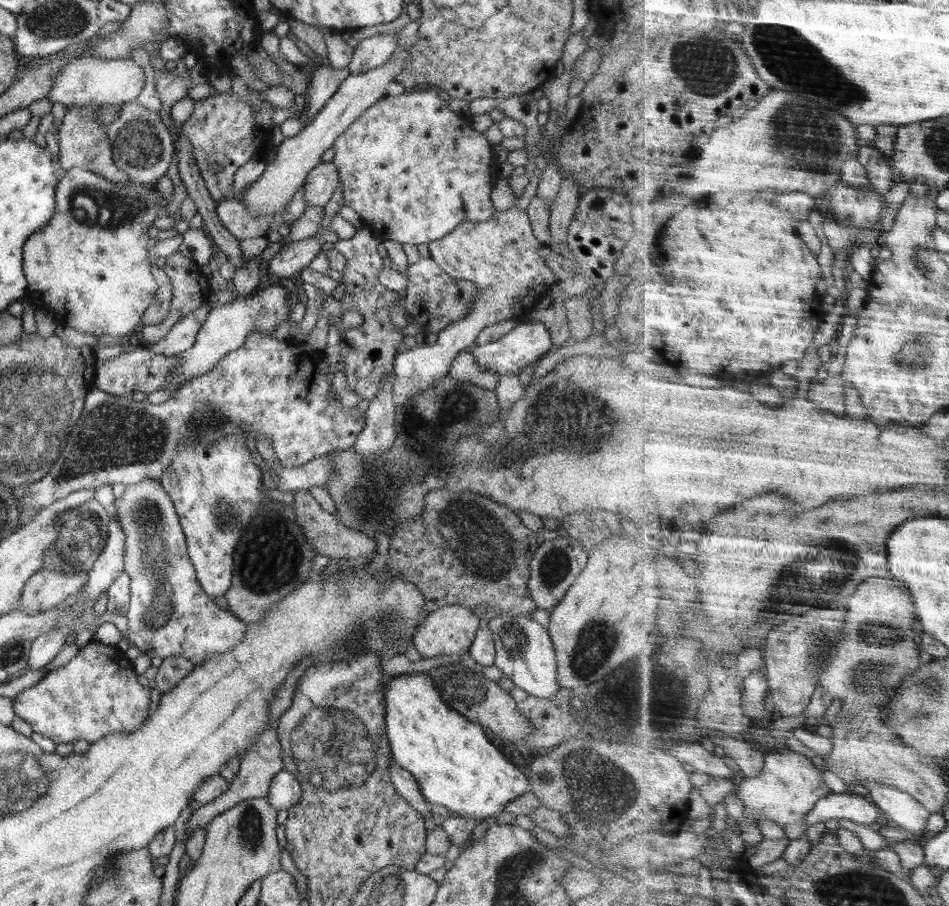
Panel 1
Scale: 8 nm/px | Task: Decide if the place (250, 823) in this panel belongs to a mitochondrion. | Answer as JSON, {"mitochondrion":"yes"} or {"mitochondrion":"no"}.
{"mitochondrion":"yes"}

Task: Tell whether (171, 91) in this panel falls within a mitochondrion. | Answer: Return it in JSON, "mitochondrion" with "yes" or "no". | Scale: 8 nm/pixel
{"mitochondrion":"no"}

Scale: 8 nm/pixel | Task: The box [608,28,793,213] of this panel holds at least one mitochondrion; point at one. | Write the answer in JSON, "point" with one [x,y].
{"point":[690,57]}

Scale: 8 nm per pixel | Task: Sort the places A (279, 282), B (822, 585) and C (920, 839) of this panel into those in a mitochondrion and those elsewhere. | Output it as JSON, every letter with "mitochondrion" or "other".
{"A":"other","B":"mitochondrion","C":"other"}

